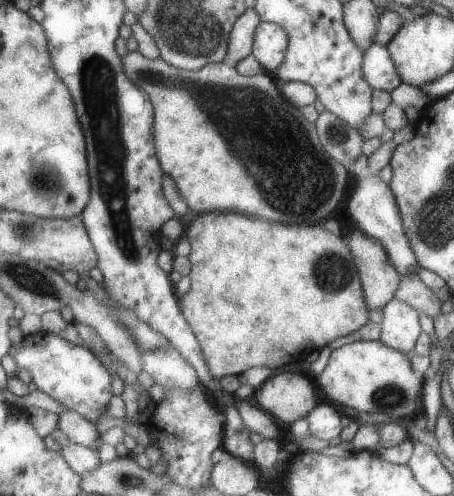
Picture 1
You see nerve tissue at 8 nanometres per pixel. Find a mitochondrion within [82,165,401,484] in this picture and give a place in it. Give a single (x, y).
(331, 272)

